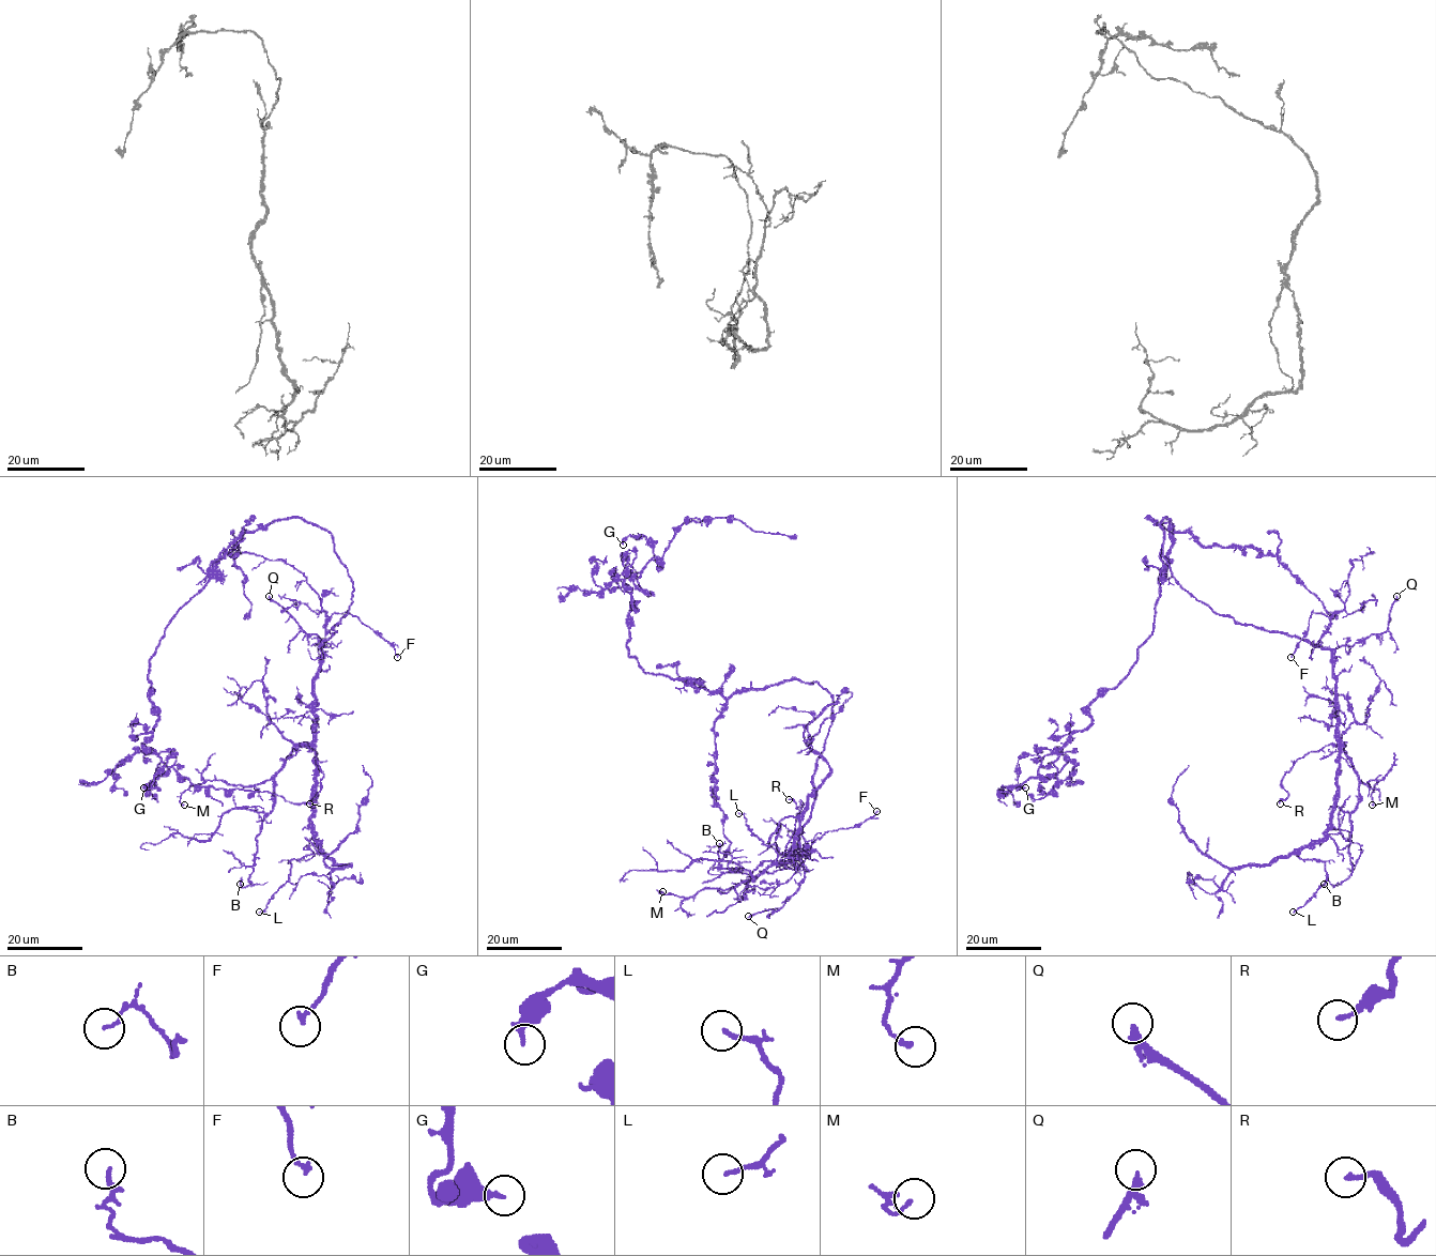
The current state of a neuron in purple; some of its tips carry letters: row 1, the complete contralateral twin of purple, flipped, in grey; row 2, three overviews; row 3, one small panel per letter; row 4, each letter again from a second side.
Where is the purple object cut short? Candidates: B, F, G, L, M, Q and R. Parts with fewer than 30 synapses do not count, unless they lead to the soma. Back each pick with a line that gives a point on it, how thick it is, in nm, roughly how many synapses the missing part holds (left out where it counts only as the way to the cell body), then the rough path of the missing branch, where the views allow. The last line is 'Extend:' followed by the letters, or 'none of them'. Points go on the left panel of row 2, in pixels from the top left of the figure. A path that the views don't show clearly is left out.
Q: Place: (269, 596). Thickness 170 nm. Course of what is missing: (269, 596), (254, 597), (242, 608), (244, 632), (273, 662), (299, 669), (330, 658), (340, 647), (342, 586)
Extend: Q

